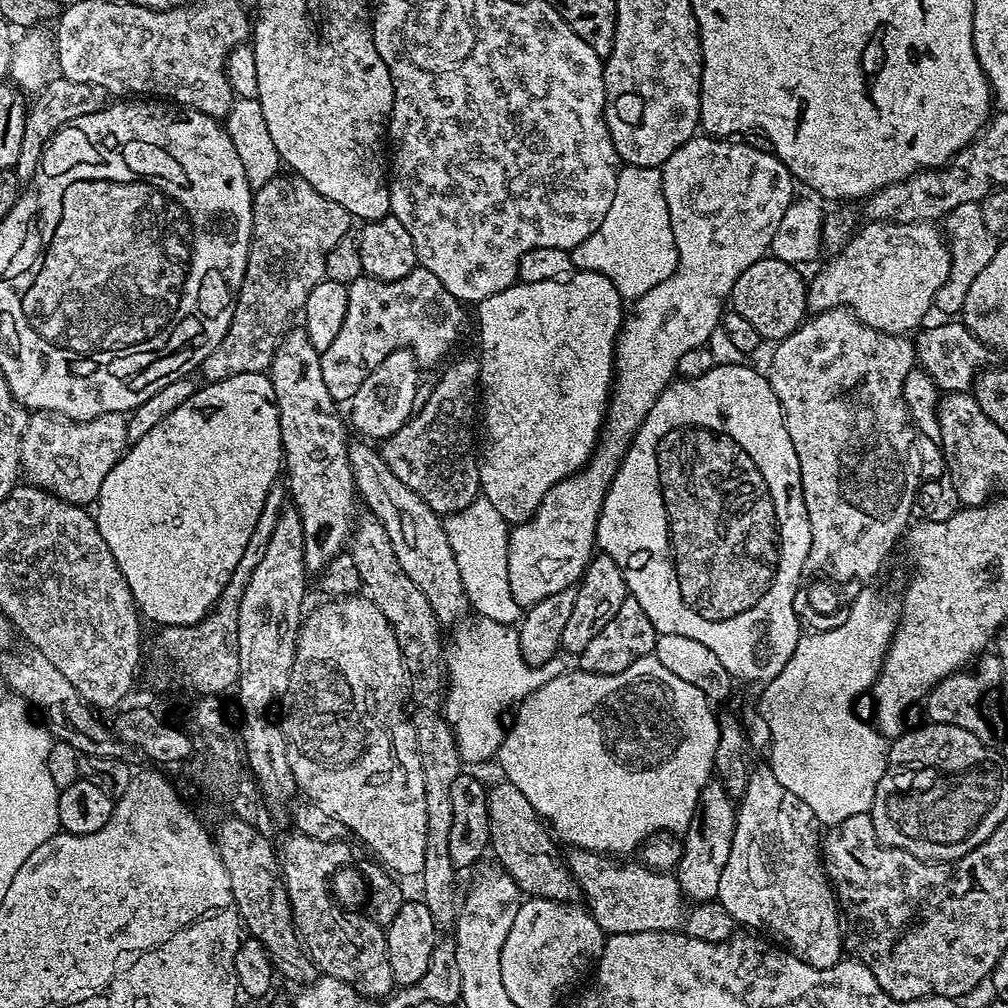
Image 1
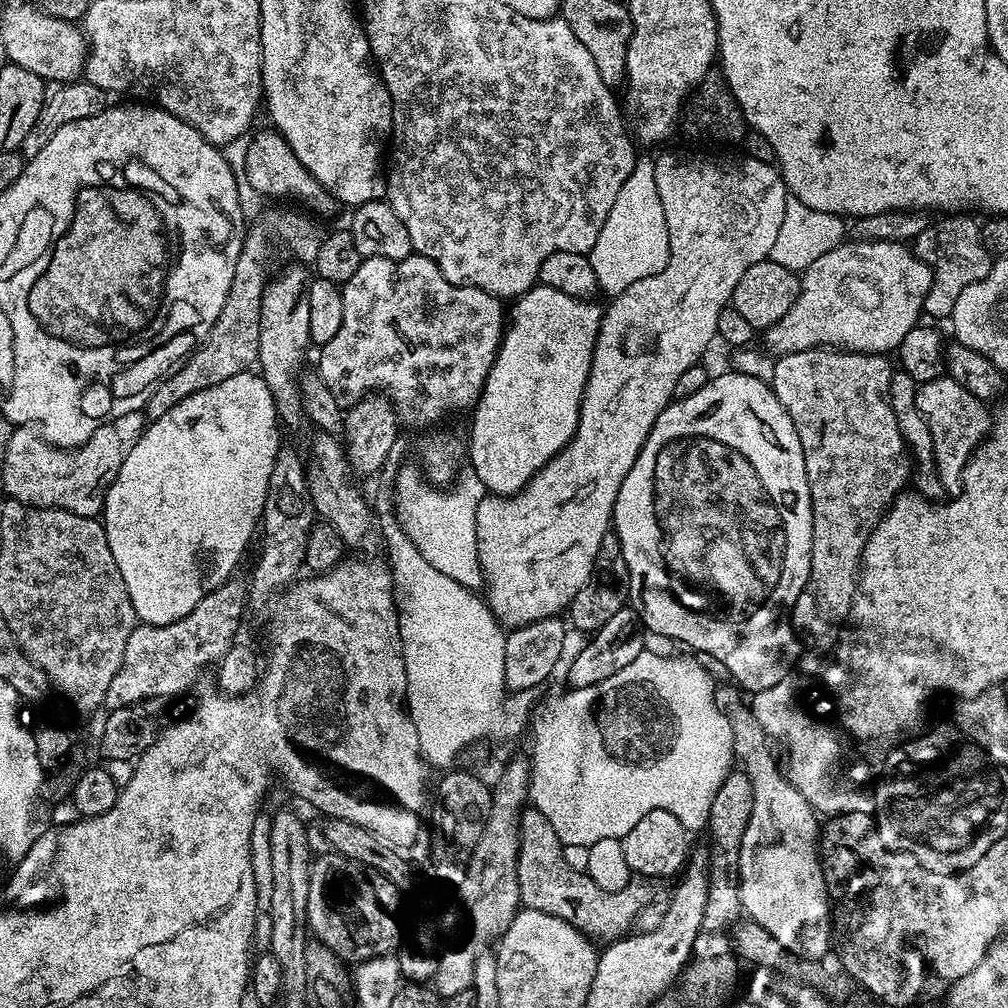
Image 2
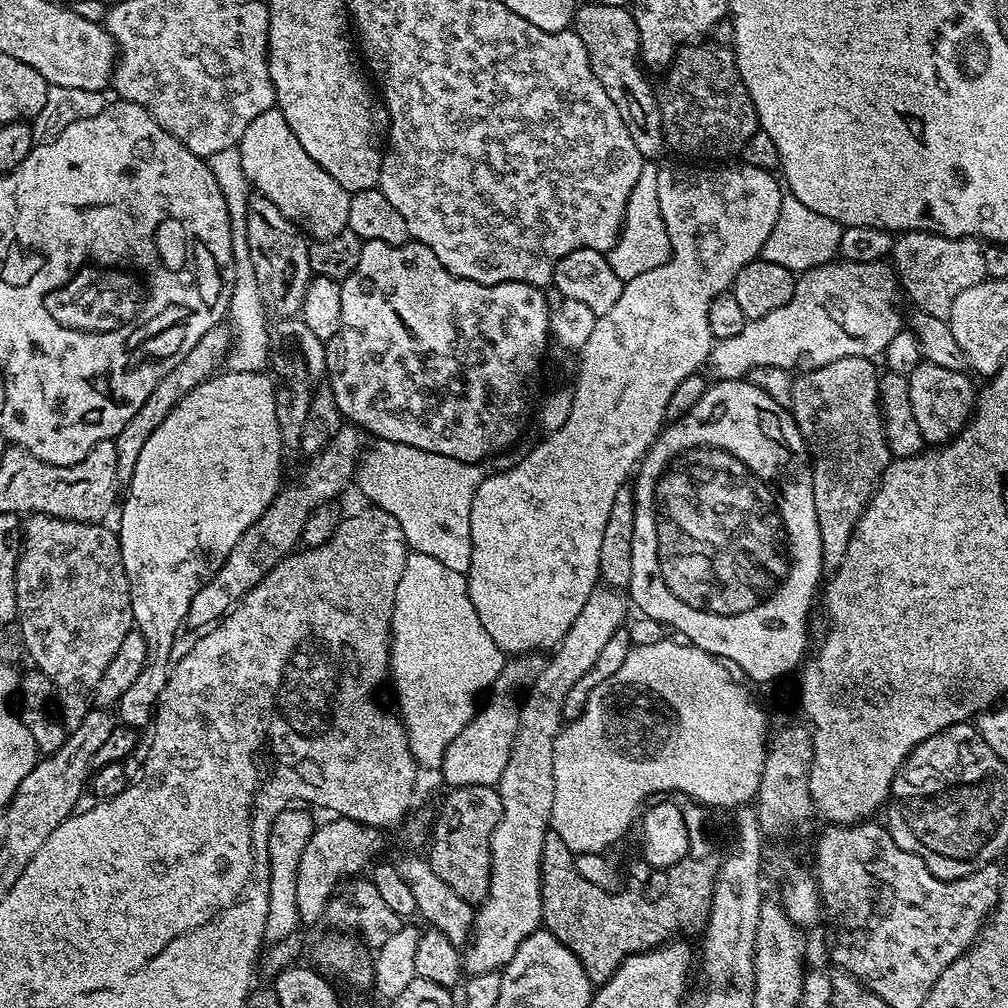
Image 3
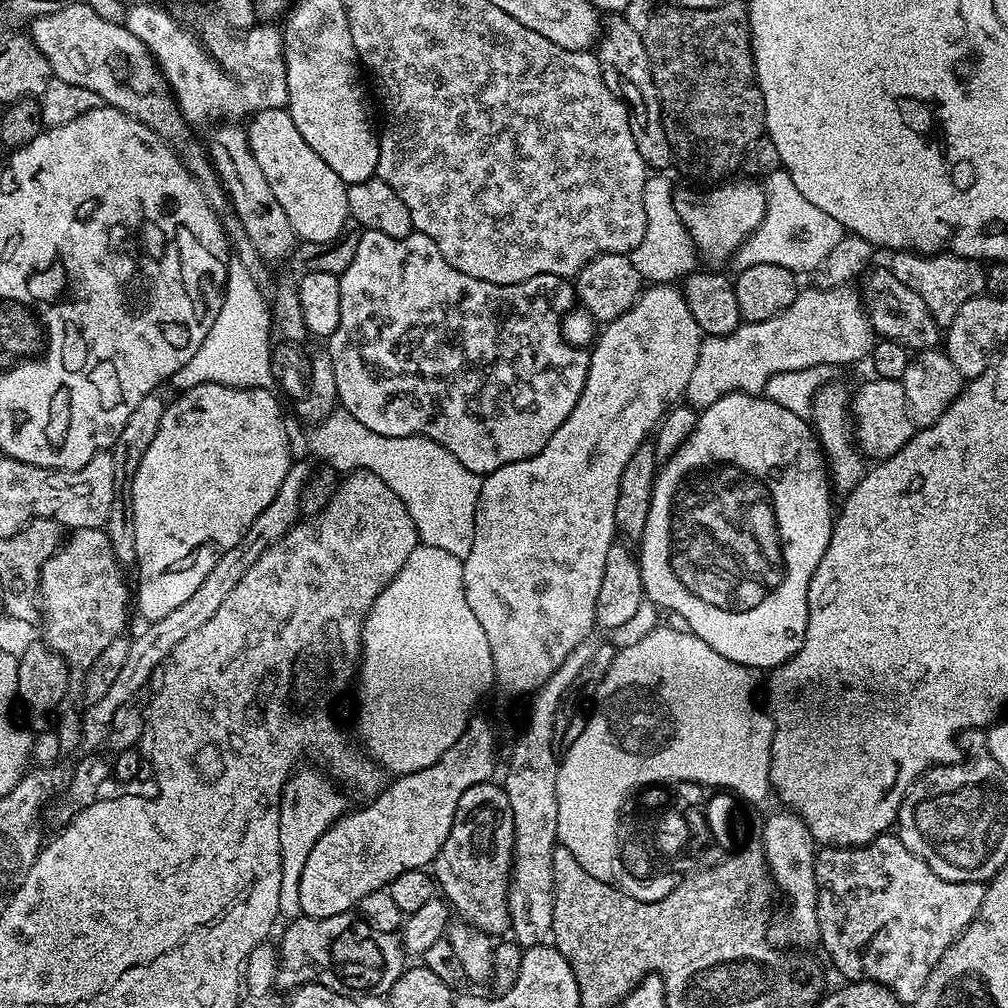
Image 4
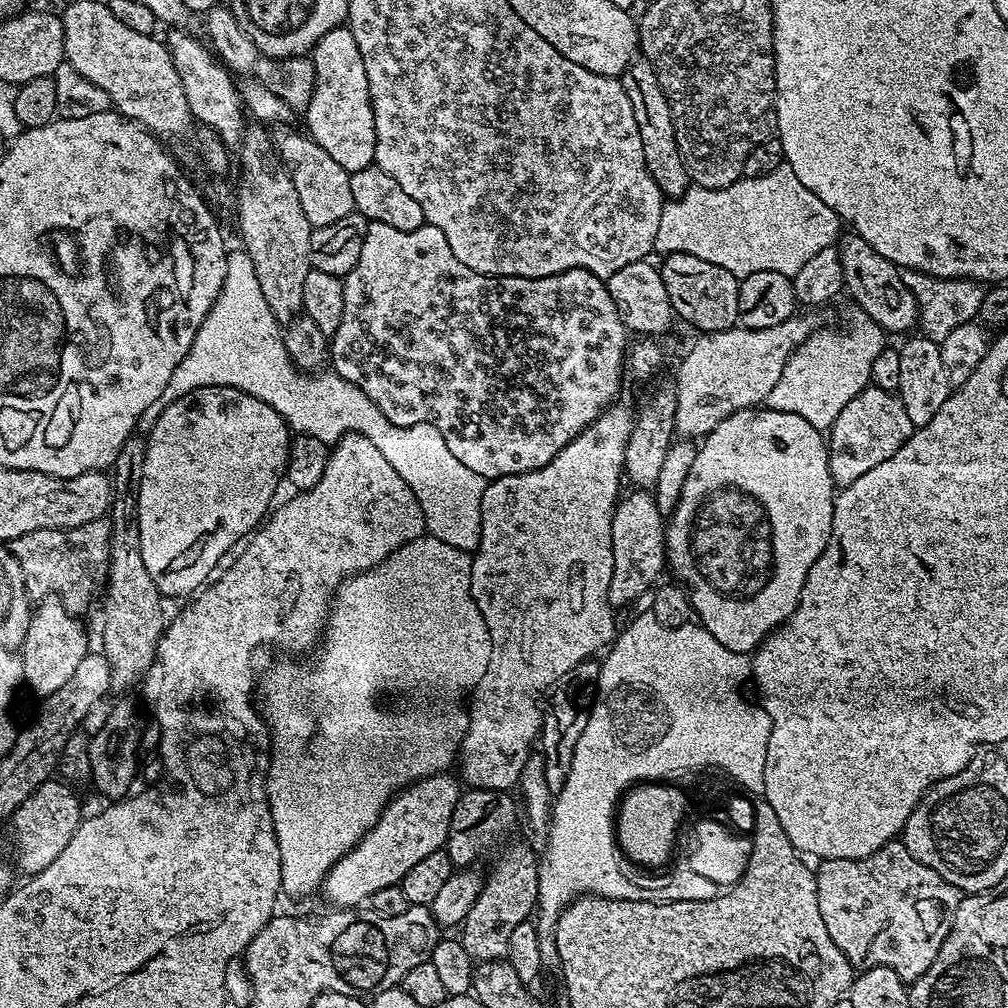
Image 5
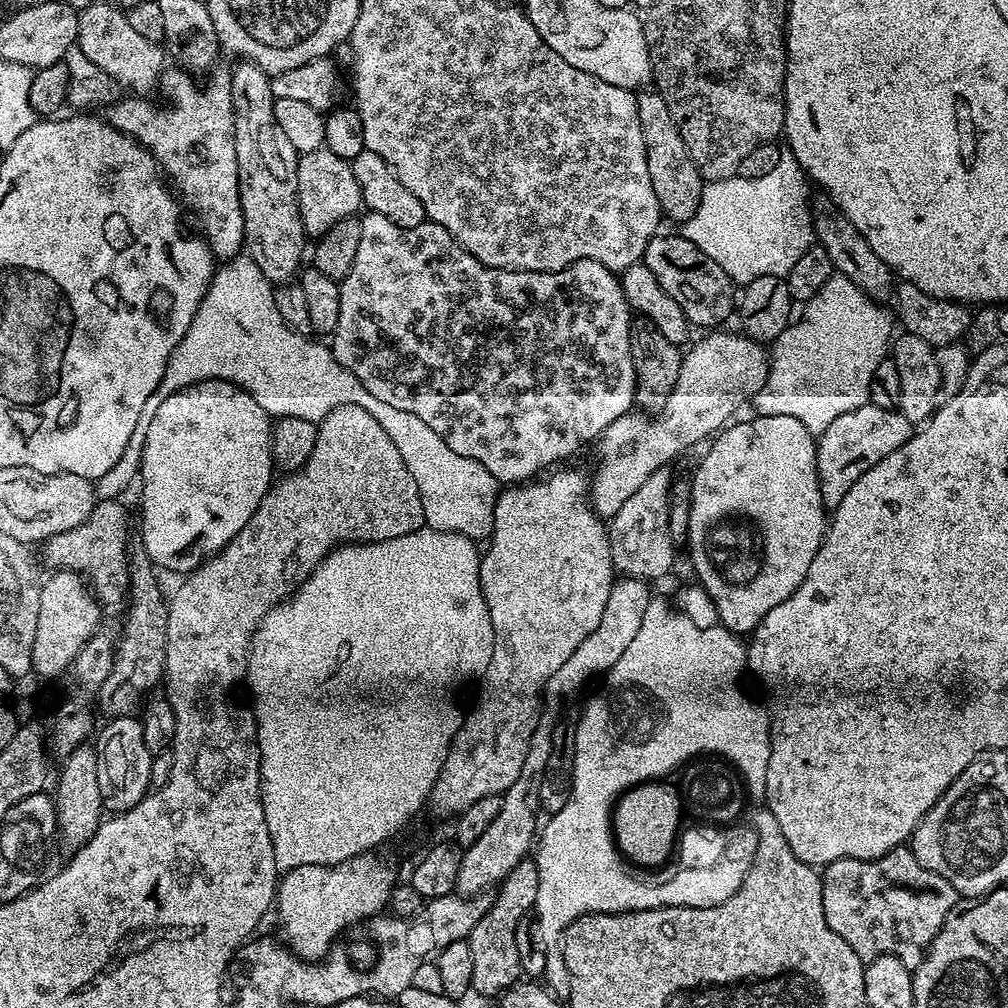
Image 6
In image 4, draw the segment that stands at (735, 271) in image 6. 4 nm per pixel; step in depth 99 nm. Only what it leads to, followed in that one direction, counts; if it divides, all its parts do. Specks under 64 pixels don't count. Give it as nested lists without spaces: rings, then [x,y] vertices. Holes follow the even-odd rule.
[[[786,171],[771,172],[763,177],[766,194],[766,214],[760,225],[746,237],[744,243],[734,253],[737,269],[750,266],[782,266],[797,274],[815,272],[818,262],[834,250],[837,242],[846,235],[842,225],[830,214],[818,210],[814,202],[809,202],[794,186],[794,178]],[[649,175],[642,206],[646,206],[646,232],[642,234],[642,242],[632,249],[630,259],[634,270],[638,270],[641,278],[648,282],[676,282],[693,271],[692,259],[697,259],[698,253],[692,247],[688,233],[684,231],[684,223],[672,205],[674,184],[667,180],[667,175]]]

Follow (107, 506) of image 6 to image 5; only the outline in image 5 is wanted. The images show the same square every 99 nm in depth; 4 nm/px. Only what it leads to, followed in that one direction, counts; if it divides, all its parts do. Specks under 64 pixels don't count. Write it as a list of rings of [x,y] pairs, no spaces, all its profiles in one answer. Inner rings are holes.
[[[101,518],[73,528],[34,530],[28,536],[11,541],[10,551],[23,570],[25,581],[32,583],[33,580],[38,587],[48,588],[44,590],[52,594],[77,592],[80,596],[88,596],[107,581],[110,540],[109,521]]]

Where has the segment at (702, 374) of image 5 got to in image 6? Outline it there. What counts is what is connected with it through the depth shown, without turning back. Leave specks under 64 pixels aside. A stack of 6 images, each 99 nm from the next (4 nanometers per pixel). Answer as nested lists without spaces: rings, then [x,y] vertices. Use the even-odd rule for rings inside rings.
[[[716,330],[705,335],[708,336],[705,340],[698,341],[689,352],[686,352],[680,362],[678,382],[655,415],[641,414],[633,410],[627,416],[610,422],[610,426],[606,426],[604,433],[598,437],[600,461],[597,462],[596,473],[592,476],[592,488],[590,484],[590,505],[597,516],[611,518],[618,514],[618,510],[622,510],[622,504],[634,494],[634,490],[638,490],[638,486],[642,486],[642,482],[646,482],[646,478],[657,475],[663,469],[660,468],[663,464],[670,463],[675,456],[682,455],[699,440],[707,441],[719,433],[733,419],[731,416],[735,414],[736,407],[744,399],[745,403],[755,396],[756,391],[766,382],[770,356],[765,345],[750,340],[743,334],[736,337],[720,331],[724,330]]]

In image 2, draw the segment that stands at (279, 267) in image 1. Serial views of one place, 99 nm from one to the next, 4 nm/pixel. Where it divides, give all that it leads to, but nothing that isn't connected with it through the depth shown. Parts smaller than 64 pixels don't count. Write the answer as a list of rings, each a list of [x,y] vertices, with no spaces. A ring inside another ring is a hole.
[[[276,212],[272,216],[272,224],[267,224],[264,218],[252,220],[246,228],[244,245],[234,266],[234,282],[230,282],[230,294],[226,294],[222,314],[218,314],[214,326],[199,341],[195,351],[150,394],[146,405],[149,421],[162,418],[162,414],[178,406],[182,398],[190,398],[190,394],[198,394],[198,390],[218,386],[218,382],[226,382],[226,378],[234,378],[234,374],[247,372],[257,363],[262,294],[264,285],[270,279],[270,271],[264,265],[264,259],[268,256],[268,236],[272,235],[276,235],[296,255],[293,257],[297,261],[315,261],[322,232],[316,229],[310,217],[300,212]]]

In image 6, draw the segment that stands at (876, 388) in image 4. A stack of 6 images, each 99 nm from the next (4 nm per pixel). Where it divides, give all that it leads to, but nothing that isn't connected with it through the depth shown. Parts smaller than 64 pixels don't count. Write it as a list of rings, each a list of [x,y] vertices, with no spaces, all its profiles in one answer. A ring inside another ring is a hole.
[[[870,402],[850,410],[850,414],[834,418],[816,440],[816,473],[825,509],[835,510],[842,498],[846,498],[846,490],[850,490],[870,466],[878,466],[886,454],[894,454],[898,446],[912,437],[913,431],[914,425],[899,410],[874,406]]]

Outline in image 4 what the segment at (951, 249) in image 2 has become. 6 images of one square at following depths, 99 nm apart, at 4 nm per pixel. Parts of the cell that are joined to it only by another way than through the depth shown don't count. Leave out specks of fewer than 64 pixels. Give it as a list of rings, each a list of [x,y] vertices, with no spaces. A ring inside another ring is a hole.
[[[896,250],[891,253],[890,267],[894,278],[903,282],[926,302],[926,310],[934,318],[934,322],[947,326],[954,322],[954,314],[962,310],[966,302],[975,296],[983,296],[986,292],[986,268],[979,260],[953,256],[950,252],[937,252],[935,254],[921,254],[919,252],[905,252]]]

